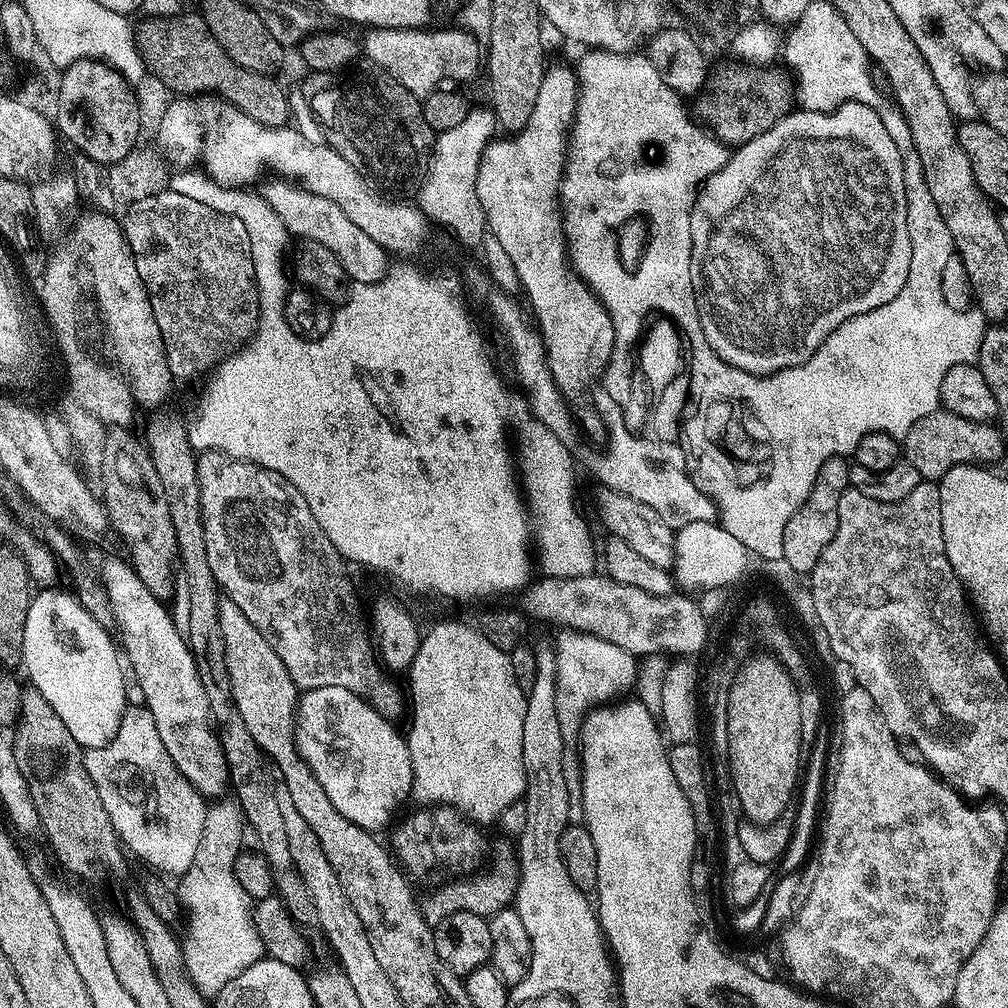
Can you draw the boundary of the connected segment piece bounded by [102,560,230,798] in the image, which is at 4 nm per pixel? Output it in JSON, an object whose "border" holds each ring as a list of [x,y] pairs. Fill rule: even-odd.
{"border":[[[106,561],[102,579],[116,615],[116,628],[124,635],[123,651],[127,663],[128,660],[132,663],[131,675],[136,676],[142,686],[144,704],[150,714],[154,714],[154,726],[158,726],[158,738],[162,738],[166,754],[170,754],[174,766],[178,766],[201,796],[222,795],[230,780],[228,767],[185,633],[176,629],[163,602],[144,585],[145,579],[129,563]]]}

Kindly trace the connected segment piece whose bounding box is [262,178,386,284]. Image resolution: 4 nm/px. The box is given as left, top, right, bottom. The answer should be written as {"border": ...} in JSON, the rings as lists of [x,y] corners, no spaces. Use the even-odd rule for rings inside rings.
{"border":[[[274,179],[276,180],[265,182],[262,195],[264,201],[274,210],[274,214],[278,214],[288,233],[293,237],[313,240],[326,246],[326,250],[330,250],[330,254],[334,254],[334,258],[342,262],[342,270],[349,281],[356,284],[373,284],[383,278],[386,271],[386,249],[374,242],[370,234],[365,234],[362,226],[354,226],[354,222],[350,222],[350,218],[346,218],[346,214],[342,214],[340,207],[330,202],[330,198],[319,196],[291,179]]]}

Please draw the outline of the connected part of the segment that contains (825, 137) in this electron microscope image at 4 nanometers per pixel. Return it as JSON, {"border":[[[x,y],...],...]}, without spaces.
{"border":[[[850,100],[832,109],[831,112],[806,112],[803,110],[789,111],[781,116],[779,122],[770,130],[766,130],[762,134],[758,134],[758,138],[750,138],[750,142],[739,145],[729,155],[726,166],[722,166],[722,170],[718,170],[709,180],[701,184],[699,192],[696,194],[696,201],[692,207],[690,214],[690,242],[692,243],[692,295],[696,297],[696,305],[698,306],[698,314],[702,322],[702,330],[706,334],[706,342],[710,342],[712,351],[717,356],[721,356],[730,368],[737,368],[743,372],[749,372],[755,376],[770,376],[773,372],[780,372],[784,368],[793,368],[802,362],[806,362],[816,352],[816,347],[824,341],[834,330],[838,330],[838,326],[842,326],[842,322],[846,322],[850,318],[854,318],[858,314],[866,314],[870,310],[874,310],[878,306],[882,306],[886,302],[890,302],[890,298],[894,298],[898,294],[898,290],[902,290],[902,286],[906,282],[906,278],[910,274],[910,234],[906,230],[906,186],[904,185],[904,157],[898,154],[898,146],[894,146],[894,138],[890,138],[890,134],[886,130],[886,126],[882,126],[882,118],[878,118],[878,114],[874,114],[874,110],[870,106],[860,104],[857,100]]]}

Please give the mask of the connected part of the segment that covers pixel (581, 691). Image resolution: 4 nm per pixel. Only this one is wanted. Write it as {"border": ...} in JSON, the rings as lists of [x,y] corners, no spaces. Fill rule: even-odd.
{"border":[[[561,629],[558,634],[557,638],[554,638],[558,662],[558,671],[555,675],[557,708],[572,708],[576,700],[584,700],[584,707],[590,710],[593,706],[607,703],[607,699],[612,695],[635,685],[638,678],[638,660],[628,651],[585,632]],[[596,676],[608,676],[608,680],[604,680],[604,688],[596,684]],[[568,692],[572,692],[572,696],[568,696]],[[568,700],[572,700],[572,704],[568,704]]]}

